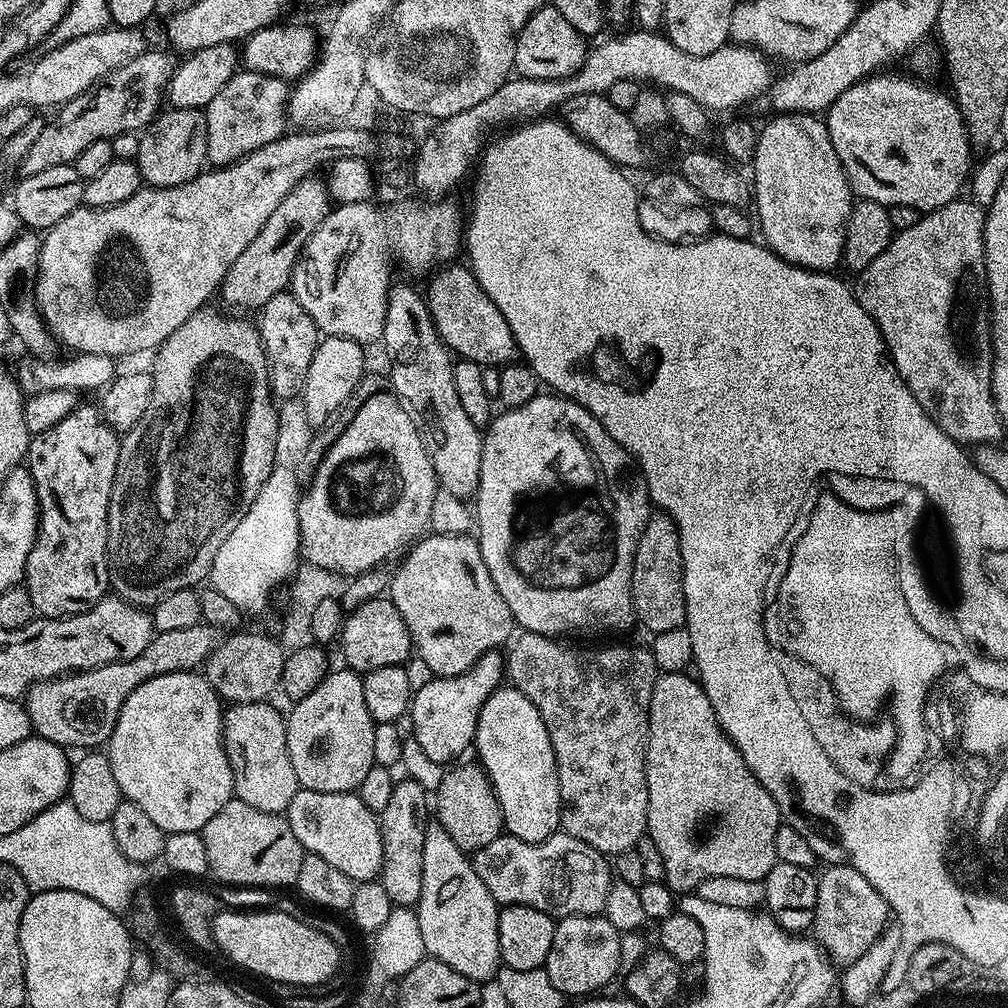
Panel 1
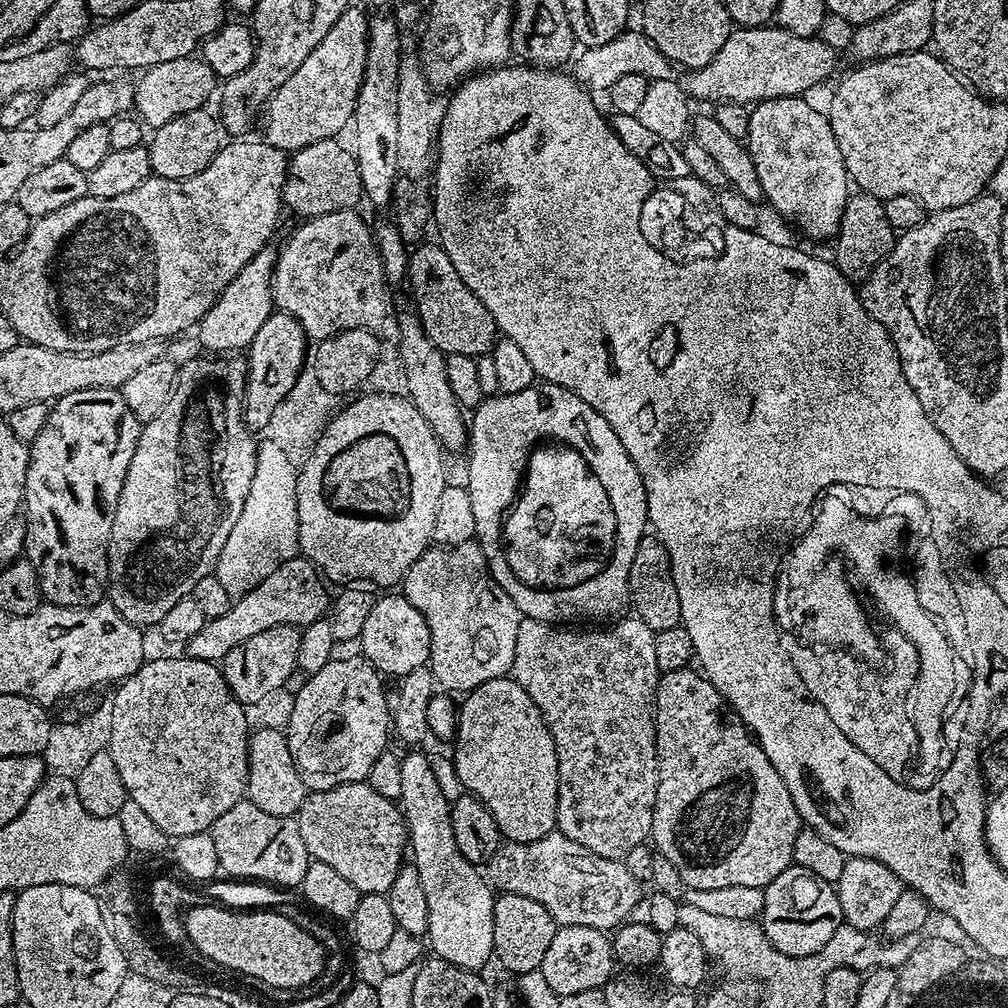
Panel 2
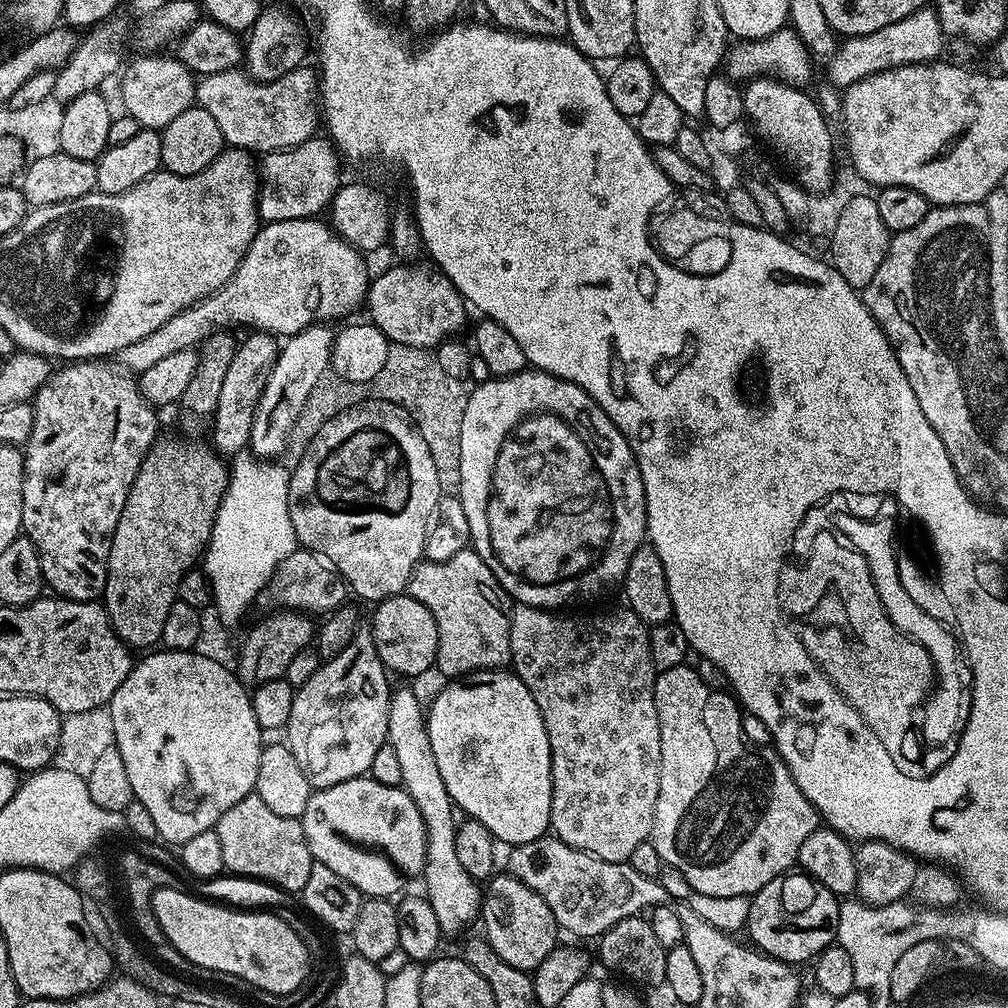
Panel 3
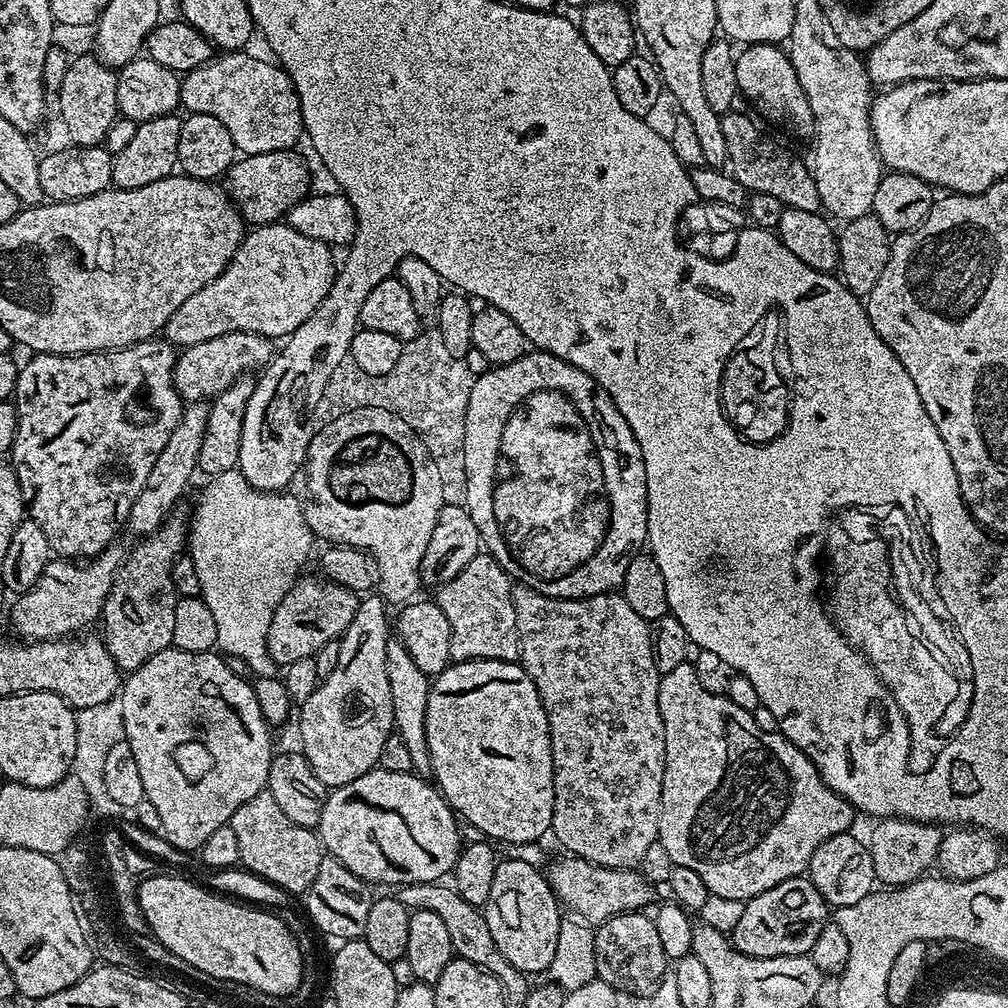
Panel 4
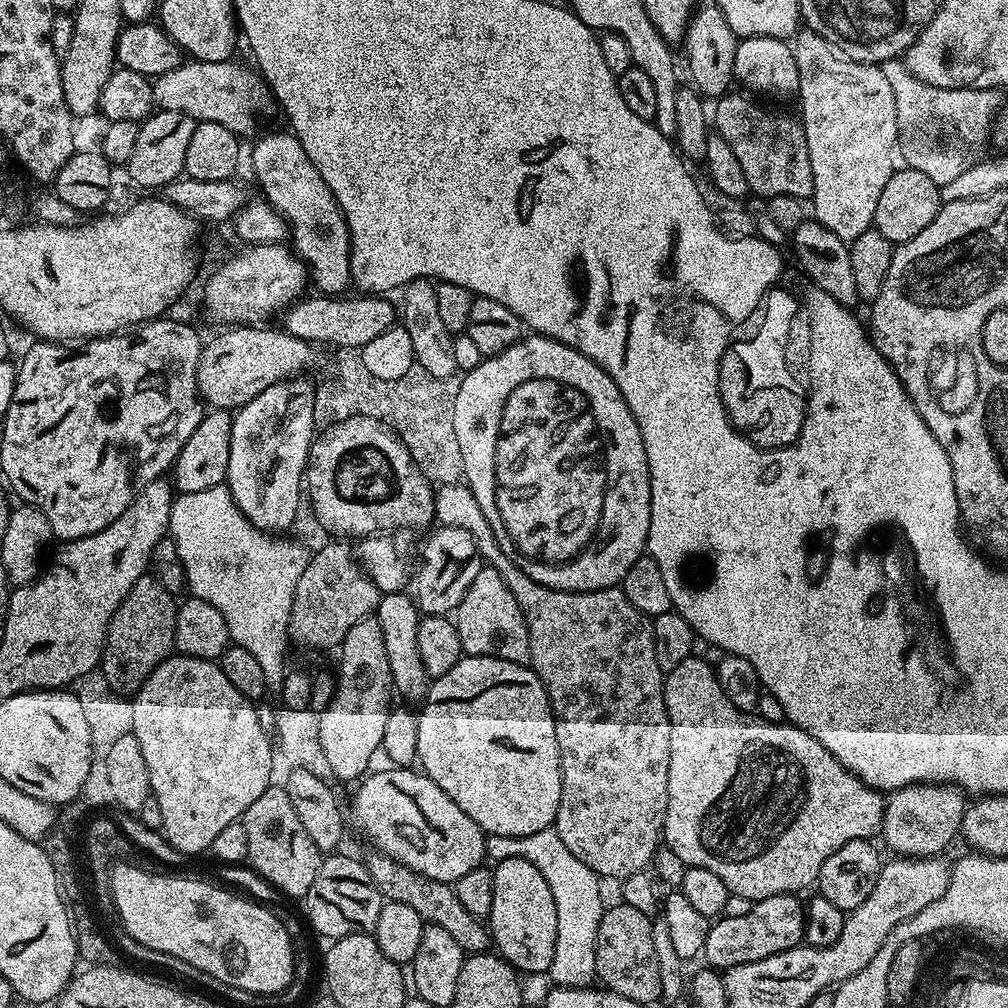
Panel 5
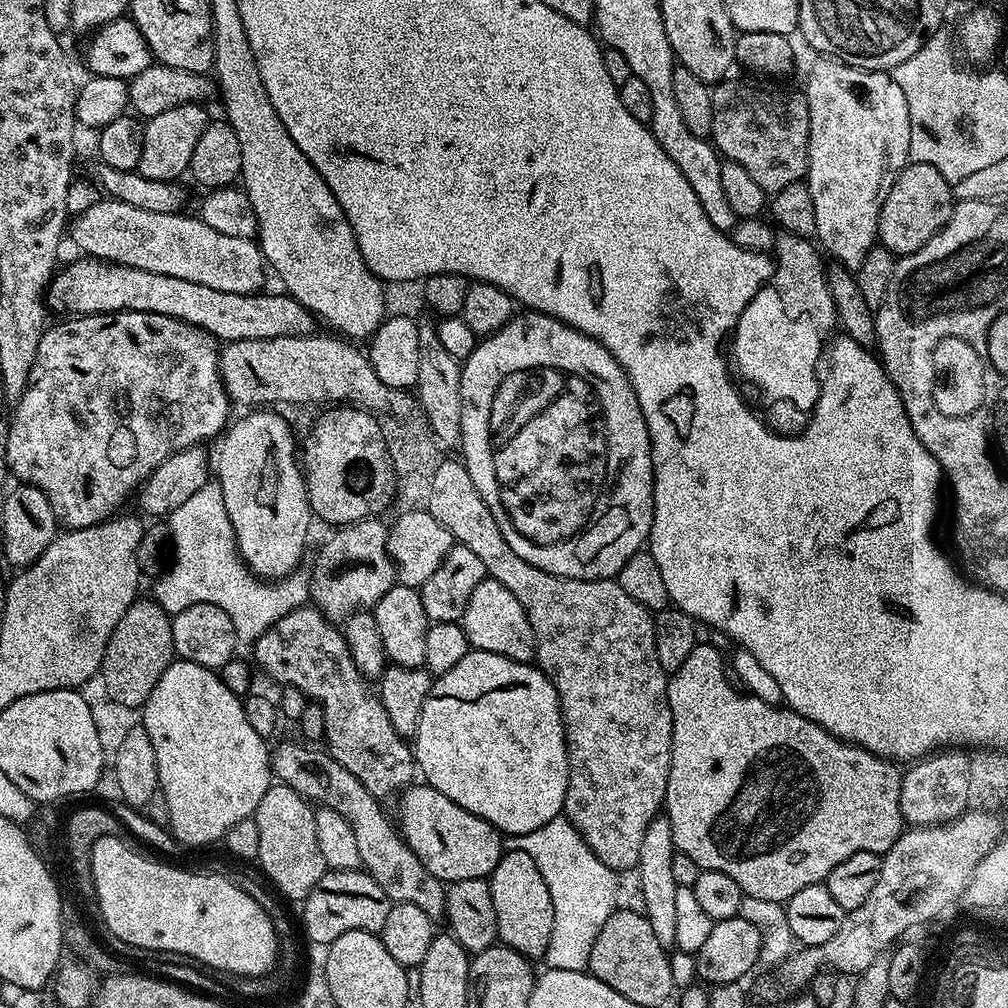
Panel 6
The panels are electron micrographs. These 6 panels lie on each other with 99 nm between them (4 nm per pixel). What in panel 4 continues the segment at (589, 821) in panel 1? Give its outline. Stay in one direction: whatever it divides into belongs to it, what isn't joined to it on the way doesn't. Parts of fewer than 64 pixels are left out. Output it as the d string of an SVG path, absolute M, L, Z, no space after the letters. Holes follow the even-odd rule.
M513 583L512 601L514 602L514 618L516 619L516 629L518 630L518 642L520 643L520 667L526 670L526 674L534 682L538 694L542 698L542 706L546 710L548 719L548 733L552 743L552 765L554 766L554 814L552 815L551 835L556 835L558 843L564 847L565 853L582 858L591 864L606 866L607 868L627 868L629 870L639 869L642 858L646 855L646 849L650 845L657 843L660 835L660 811L662 810L662 778L664 777L664 723L662 714L658 710L658 686L662 673L654 666L654 654L650 654L650 630L649 621L638 618L638 613L630 607L630 602L624 600L623 595L616 592L605 592L603 596L587 596L581 600L563 600L562 598L550 598L538 594L538 590L530 590L524 584Z

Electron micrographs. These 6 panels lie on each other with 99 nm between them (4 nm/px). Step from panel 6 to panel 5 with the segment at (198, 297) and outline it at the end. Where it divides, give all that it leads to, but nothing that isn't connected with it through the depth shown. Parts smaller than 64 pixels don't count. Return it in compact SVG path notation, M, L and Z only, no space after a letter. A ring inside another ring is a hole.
M311 294L288 305L283 313L283 331L289 332L294 338L307 340L309 344L336 344L337 349L354 347L362 349L366 342L378 338L387 328L393 327L398 320L398 308L391 304L384 294L360 294L357 300L333 298L328 294Z

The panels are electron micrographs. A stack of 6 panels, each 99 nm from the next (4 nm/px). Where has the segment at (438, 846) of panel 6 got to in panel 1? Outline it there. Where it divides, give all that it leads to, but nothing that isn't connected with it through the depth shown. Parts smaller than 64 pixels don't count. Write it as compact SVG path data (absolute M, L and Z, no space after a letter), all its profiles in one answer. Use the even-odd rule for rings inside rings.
M301 788L290 802L286 819L305 853L326 858L353 882L372 882L383 866L381 817L371 812L356 792L319 792Z

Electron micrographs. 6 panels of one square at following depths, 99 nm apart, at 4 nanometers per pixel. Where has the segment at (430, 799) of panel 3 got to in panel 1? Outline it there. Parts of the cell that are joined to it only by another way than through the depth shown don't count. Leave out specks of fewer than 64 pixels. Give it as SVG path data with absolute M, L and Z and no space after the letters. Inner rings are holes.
M432 822L425 827L425 841L422 842L422 892L414 911L418 918L418 927L422 929L424 951L431 959L446 962L458 974L477 982L491 981L501 967L500 947L498 946L498 918L500 908L496 900L486 890L482 878L474 870L469 853L457 846L454 838L446 834L439 822Z

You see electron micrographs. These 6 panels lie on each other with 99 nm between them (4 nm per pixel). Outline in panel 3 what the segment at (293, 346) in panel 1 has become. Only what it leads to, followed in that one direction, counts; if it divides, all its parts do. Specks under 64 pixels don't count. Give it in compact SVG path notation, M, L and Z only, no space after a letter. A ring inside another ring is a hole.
M253 331L248 335L252 336L237 343L230 370L226 370L226 378L222 378L222 390L218 393L218 406L210 429L211 447L225 458L236 456L249 447L256 404L262 398L262 392L276 366L281 349L277 337L270 332Z

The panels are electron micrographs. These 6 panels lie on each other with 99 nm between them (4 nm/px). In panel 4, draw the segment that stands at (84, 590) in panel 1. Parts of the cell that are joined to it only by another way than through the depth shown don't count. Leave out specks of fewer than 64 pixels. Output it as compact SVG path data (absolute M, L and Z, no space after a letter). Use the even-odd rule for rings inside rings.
M163 338L143 340L141 344L132 344L129 348L117 348L110 352L83 352L81 356L45 356L36 354L32 361L21 367L14 393L16 405L16 434L10 449L10 463L16 472L20 489L24 495L27 515L38 526L42 526L42 534L46 534L49 549L57 557L83 561L85 558L97 556L113 547L116 535L128 523L128 515L142 494L142 486L146 486L146 478L150 478L150 470L154 462L158 462L158 454L162 454L162 446L174 434L174 426L180 424L180 415L184 413L185 401L181 400L174 386L172 371L176 365L178 352L173 345Z

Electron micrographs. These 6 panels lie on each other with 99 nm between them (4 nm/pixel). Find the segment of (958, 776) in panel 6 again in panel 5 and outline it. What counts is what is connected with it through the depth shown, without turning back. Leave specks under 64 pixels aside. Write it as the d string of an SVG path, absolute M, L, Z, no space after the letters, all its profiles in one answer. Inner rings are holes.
M943 782L908 784L887 793L879 835L884 836L889 850L897 857L939 857L944 854L940 852L951 846L952 839L960 836L965 807L965 793L953 785Z

